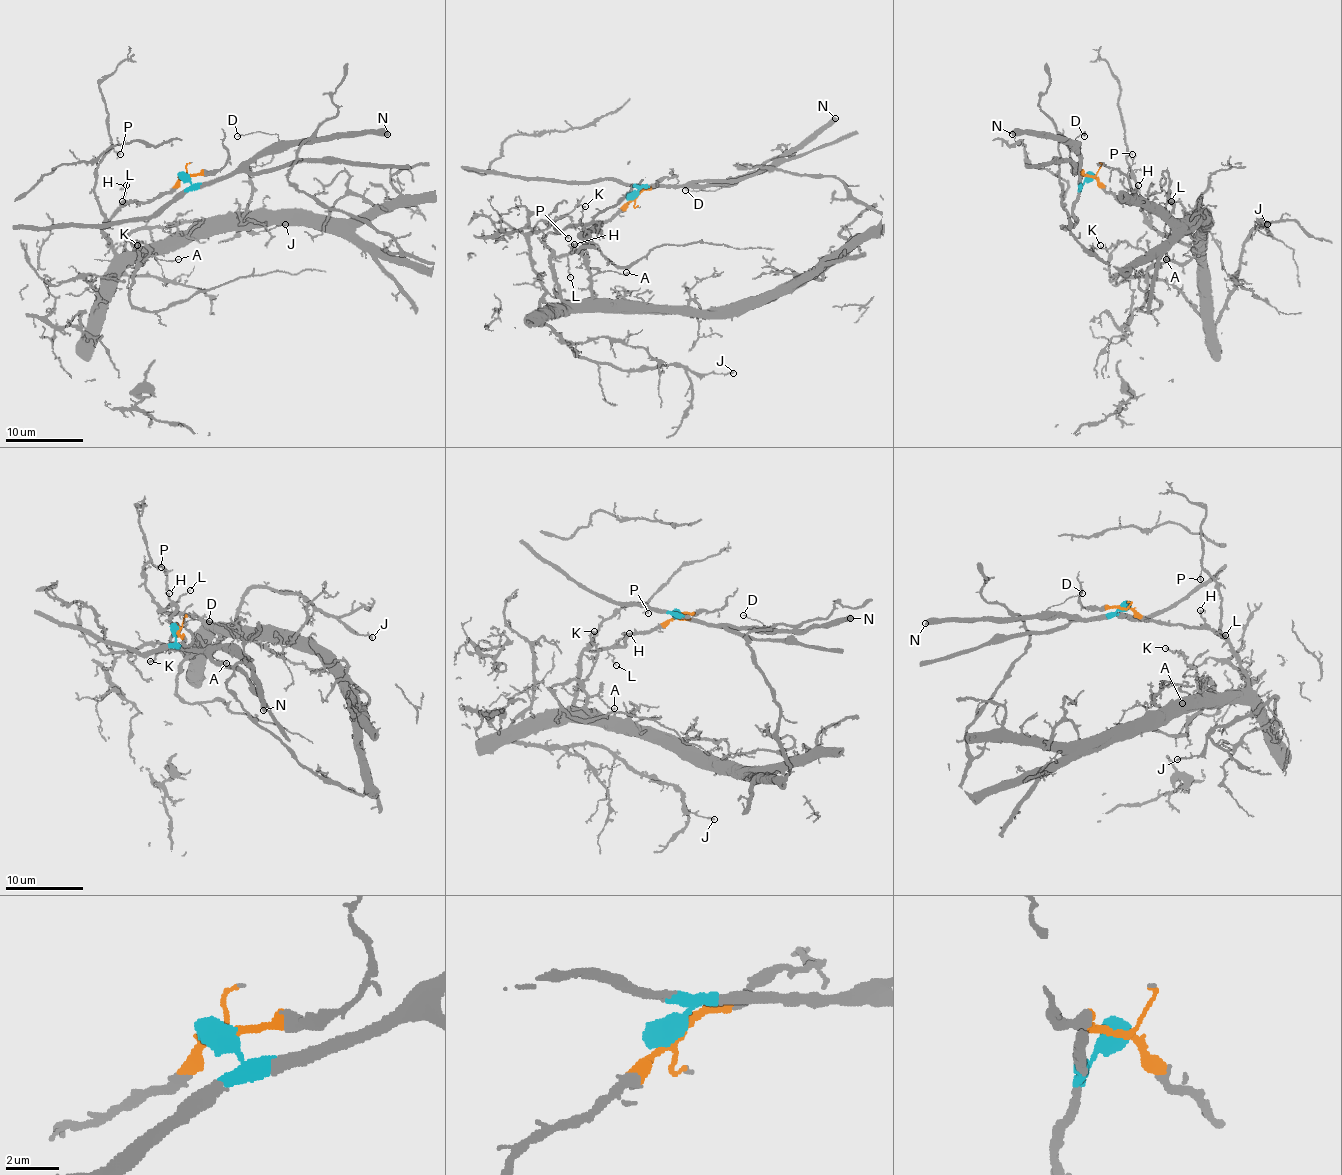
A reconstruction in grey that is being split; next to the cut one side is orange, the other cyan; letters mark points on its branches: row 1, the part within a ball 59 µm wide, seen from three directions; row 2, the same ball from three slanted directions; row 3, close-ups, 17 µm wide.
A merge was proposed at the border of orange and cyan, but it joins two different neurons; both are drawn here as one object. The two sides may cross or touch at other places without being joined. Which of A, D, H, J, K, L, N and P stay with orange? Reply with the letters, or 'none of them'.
A, H, J, K, L, P

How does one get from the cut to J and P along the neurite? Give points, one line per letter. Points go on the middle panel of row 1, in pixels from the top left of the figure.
J: (635, 196), (580, 248), (551, 258), (563, 302), (546, 320), (586, 359), (623, 370), (733, 372)
P: (635, 196), (617, 213), (592, 229), (580, 248), (557, 256), (542, 240), (549, 233), (559, 233), (569, 239)

